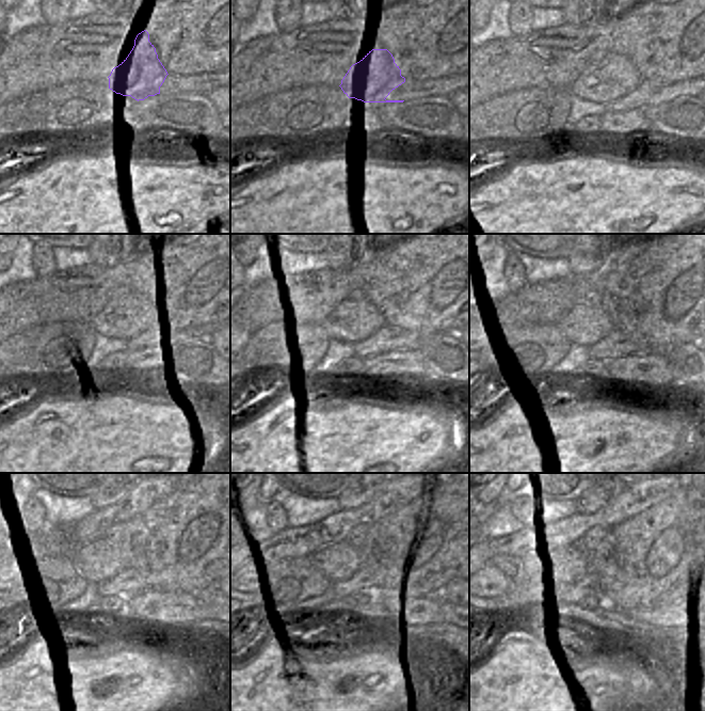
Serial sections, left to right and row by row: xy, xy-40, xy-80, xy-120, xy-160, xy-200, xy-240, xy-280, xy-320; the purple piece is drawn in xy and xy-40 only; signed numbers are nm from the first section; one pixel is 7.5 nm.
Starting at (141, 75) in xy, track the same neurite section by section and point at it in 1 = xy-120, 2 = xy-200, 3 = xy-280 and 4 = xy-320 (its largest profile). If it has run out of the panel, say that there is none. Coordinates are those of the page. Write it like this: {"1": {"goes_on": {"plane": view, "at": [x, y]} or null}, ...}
{"1": {"goes_on": {"plane": "xy-120", "at": [125, 317]}}, "2": {"goes_on": {"plane": "xy-200", "at": [594, 321]}}, "3": {"goes_on": {"plane": "xy-280", "at": [350, 556]}}, "4": {"goes_on": {"plane": "xy-320", "at": [582, 553]}}}

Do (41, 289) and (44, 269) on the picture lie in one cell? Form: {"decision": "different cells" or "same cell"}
{"decision": "different cells"}

